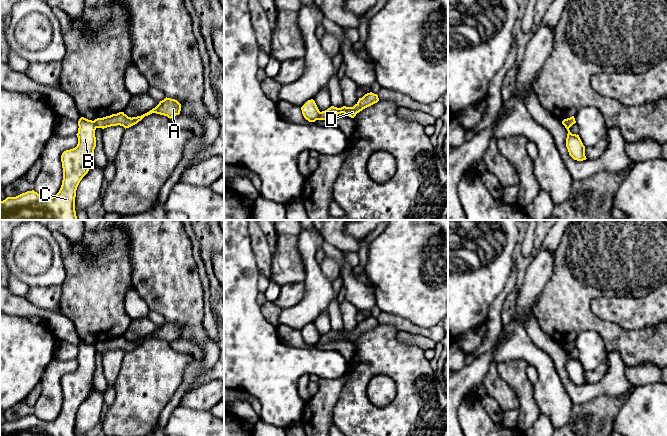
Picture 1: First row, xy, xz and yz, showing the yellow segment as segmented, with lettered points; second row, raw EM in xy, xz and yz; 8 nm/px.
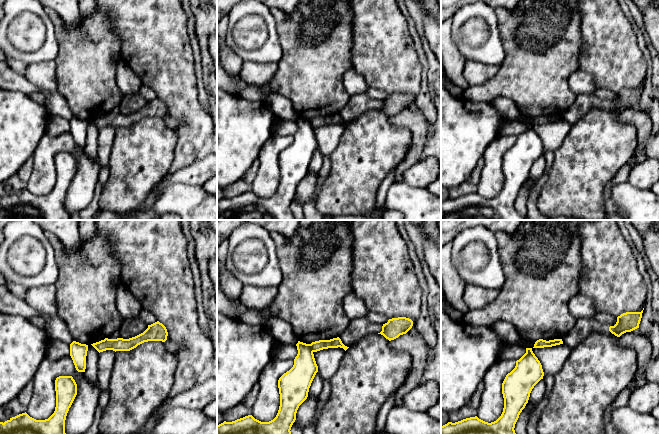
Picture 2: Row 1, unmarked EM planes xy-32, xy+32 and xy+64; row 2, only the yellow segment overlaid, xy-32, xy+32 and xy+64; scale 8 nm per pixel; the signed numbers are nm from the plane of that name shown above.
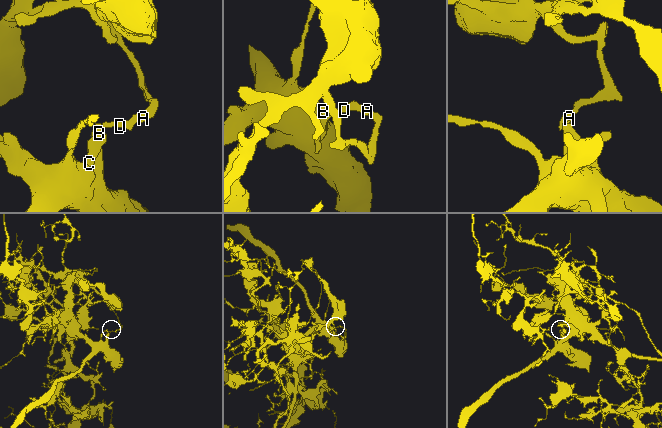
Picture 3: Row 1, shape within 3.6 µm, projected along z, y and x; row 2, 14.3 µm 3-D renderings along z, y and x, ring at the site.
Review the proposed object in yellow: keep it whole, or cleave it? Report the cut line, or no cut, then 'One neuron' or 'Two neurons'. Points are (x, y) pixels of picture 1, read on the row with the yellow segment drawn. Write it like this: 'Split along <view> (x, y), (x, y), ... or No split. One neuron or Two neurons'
Split along xz (320, 112), (317, 119). Two neurons

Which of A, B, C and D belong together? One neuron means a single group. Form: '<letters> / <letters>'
A D / B C

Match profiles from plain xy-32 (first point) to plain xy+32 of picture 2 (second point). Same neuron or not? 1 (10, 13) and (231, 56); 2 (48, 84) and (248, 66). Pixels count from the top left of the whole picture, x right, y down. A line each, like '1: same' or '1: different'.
1: different
2: same

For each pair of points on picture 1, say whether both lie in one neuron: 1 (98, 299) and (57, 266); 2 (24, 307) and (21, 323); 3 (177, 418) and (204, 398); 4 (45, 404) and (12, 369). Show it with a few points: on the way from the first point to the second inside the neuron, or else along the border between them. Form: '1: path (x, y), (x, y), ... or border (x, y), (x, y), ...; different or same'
1: border (59, 249), (64, 269), (64, 281), (61, 285); different
2: border (10, 314), (27, 317); different
3: border (179, 405), (209, 411); different
4: border (50, 361), (39, 382); different

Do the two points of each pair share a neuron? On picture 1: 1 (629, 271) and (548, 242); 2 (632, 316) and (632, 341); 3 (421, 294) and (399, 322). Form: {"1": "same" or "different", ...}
{"1": "different", "2": "different", "3": "different"}

